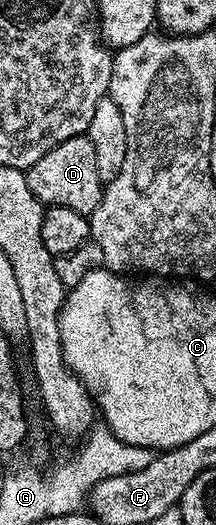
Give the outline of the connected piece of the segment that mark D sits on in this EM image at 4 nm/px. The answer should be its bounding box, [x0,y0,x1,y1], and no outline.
[25,134,104,216]

